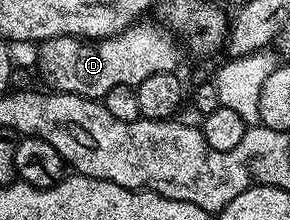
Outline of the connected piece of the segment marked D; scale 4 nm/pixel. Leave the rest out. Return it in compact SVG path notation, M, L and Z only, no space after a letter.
M146 18L130 28L125 28L121 36L109 36L103 40L61 36L41 41L36 51L38 72L50 83L49 87L53 91L101 101L116 86L133 88L144 82L144 78L152 78L152 74L178 72L183 49L178 37L165 24L153 24L150 18Z

